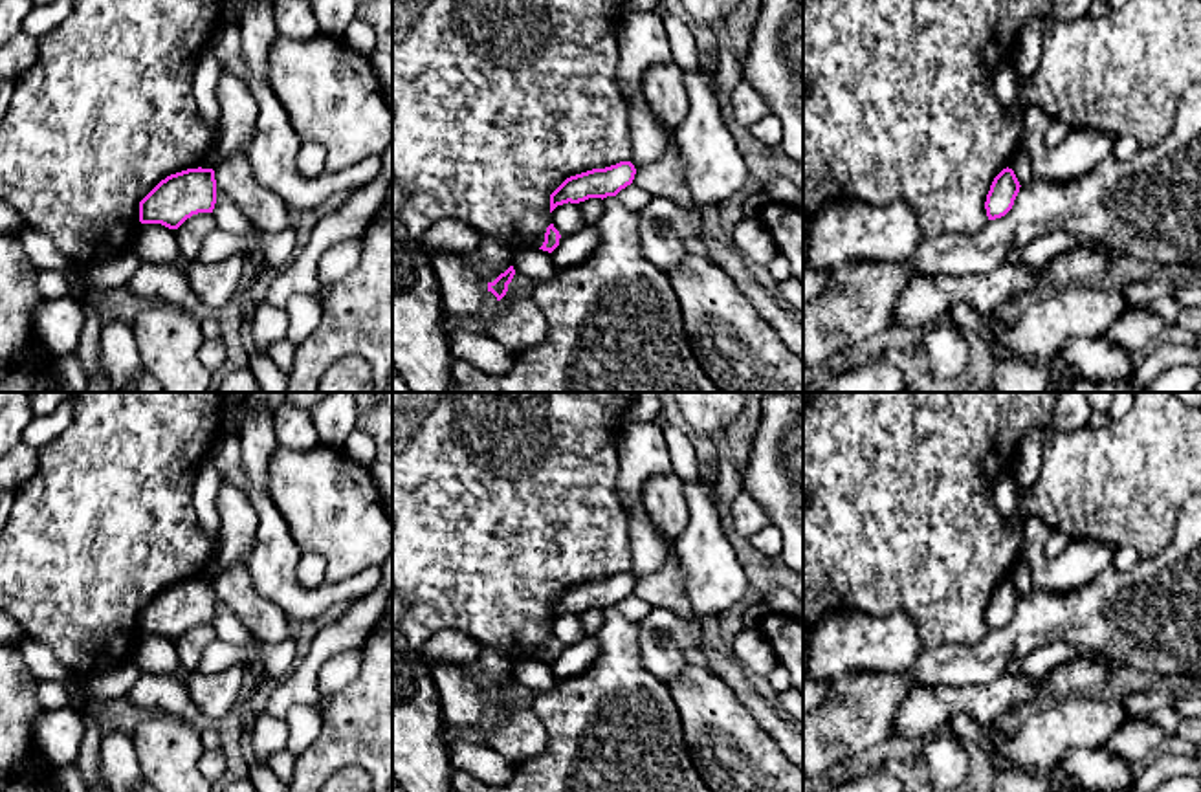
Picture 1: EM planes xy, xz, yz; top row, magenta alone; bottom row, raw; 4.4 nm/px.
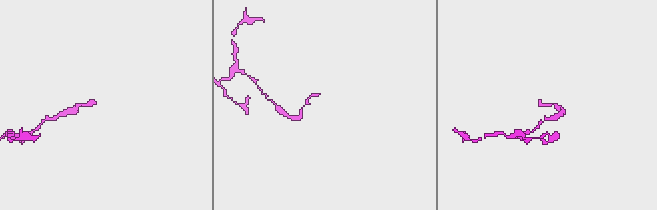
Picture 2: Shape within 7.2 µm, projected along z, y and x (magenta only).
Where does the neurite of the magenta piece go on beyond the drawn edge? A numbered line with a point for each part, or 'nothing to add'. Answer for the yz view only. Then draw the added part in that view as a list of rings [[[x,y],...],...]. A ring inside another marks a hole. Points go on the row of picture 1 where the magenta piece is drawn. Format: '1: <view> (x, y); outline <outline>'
nothing to add

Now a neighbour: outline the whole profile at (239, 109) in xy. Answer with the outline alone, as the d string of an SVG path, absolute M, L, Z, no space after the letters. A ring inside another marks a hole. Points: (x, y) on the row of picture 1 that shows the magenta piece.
M222 70L216 97L220 103L220 139L213 170L231 154L248 154L255 134L259 104L249 86Z

